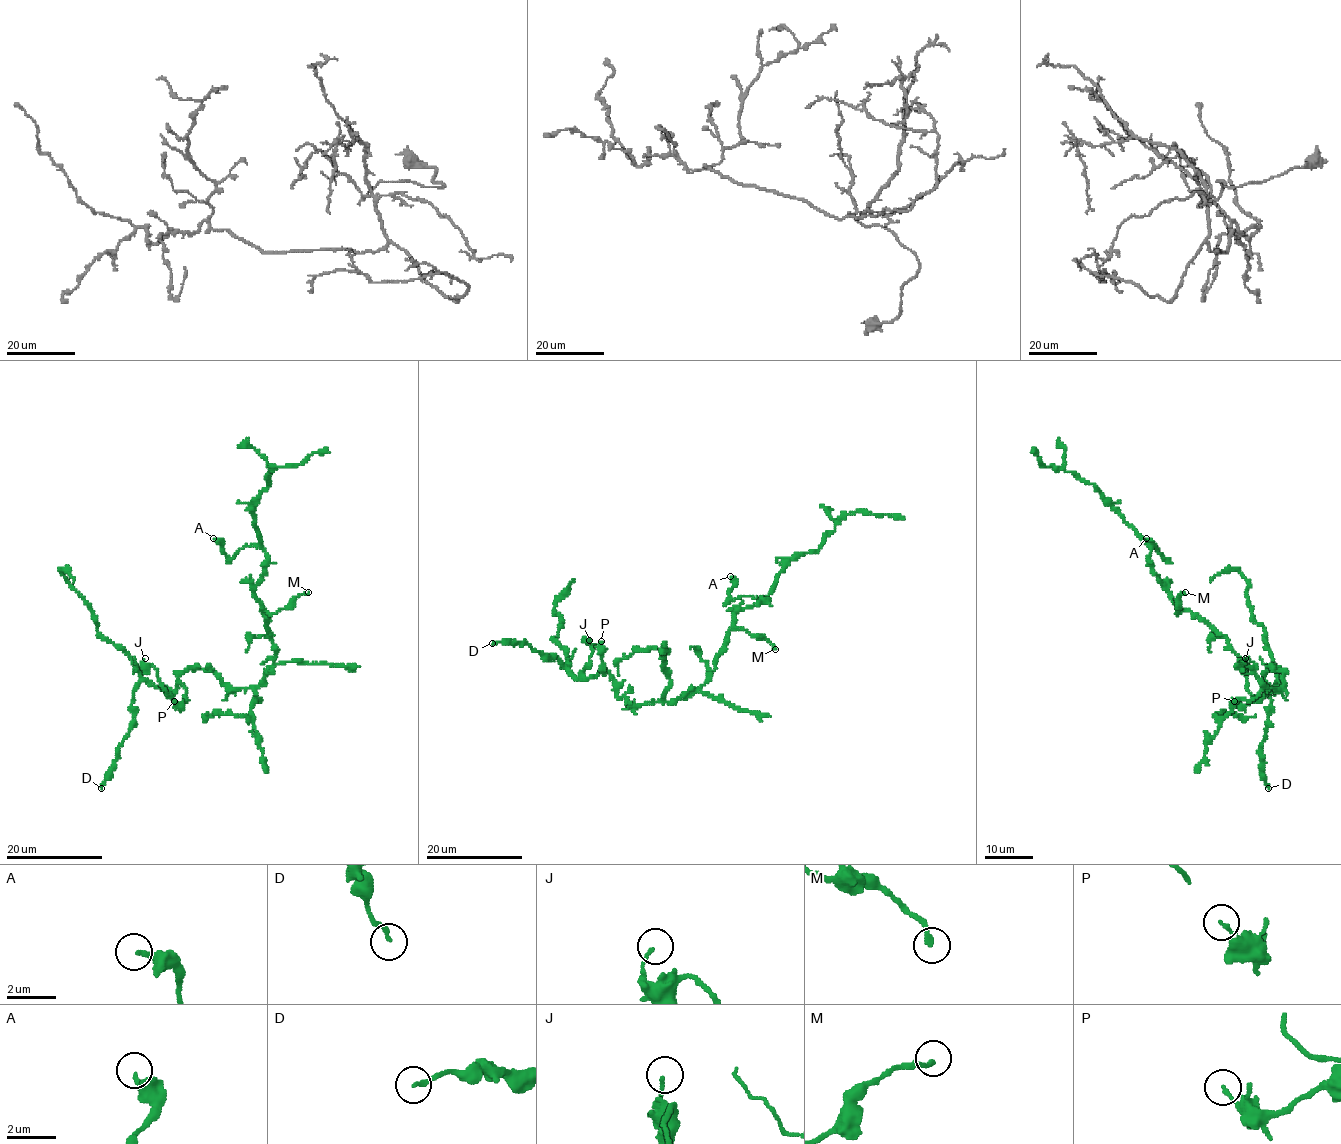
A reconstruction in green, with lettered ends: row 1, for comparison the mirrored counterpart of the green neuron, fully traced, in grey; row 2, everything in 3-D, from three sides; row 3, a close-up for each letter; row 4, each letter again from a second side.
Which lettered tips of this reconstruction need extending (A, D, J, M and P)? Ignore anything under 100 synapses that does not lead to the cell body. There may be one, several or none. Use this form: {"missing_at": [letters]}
{"missing_at": []}

